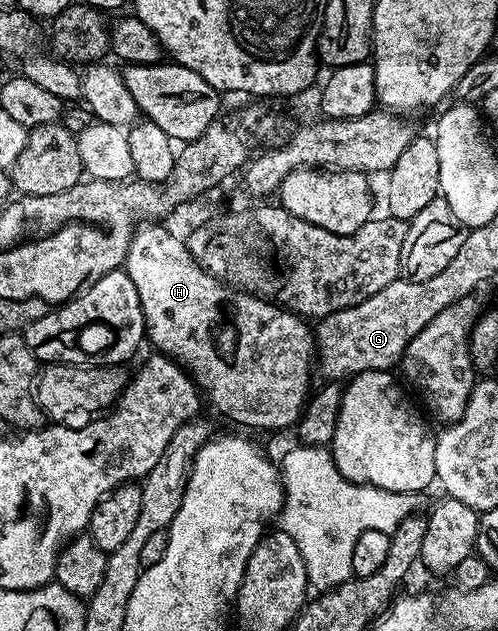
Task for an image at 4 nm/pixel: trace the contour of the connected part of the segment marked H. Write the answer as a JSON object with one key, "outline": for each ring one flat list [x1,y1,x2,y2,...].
{"outline":[[147,223,135,227,131,237,128,252,126,254,126,262,124,271,128,274,128,278,132,278,132,282,136,286,136,294,140,294,140,306,144,310,144,322,146,323,146,335,149,343,154,343,159,353,163,356,170,357,171,360,178,361,190,377,193,378,195,384,198,385,203,397,219,412,222,416,227,416,234,424,243,424,246,428,263,428,264,431,270,432,273,428,290,428,293,429,298,421,302,419,302,414,306,406,306,401,311,395,310,388,310,368,316,364,316,336,302,316,295,314,293,311,287,310,285,307,279,306,272,302,269,304,266,298,261,295,251,295,249,292,237,291,229,285,222,283,212,274,208,273,194,260,192,254,186,246,186,241,180,235,173,236,166,228,161,228,161,223]]}

